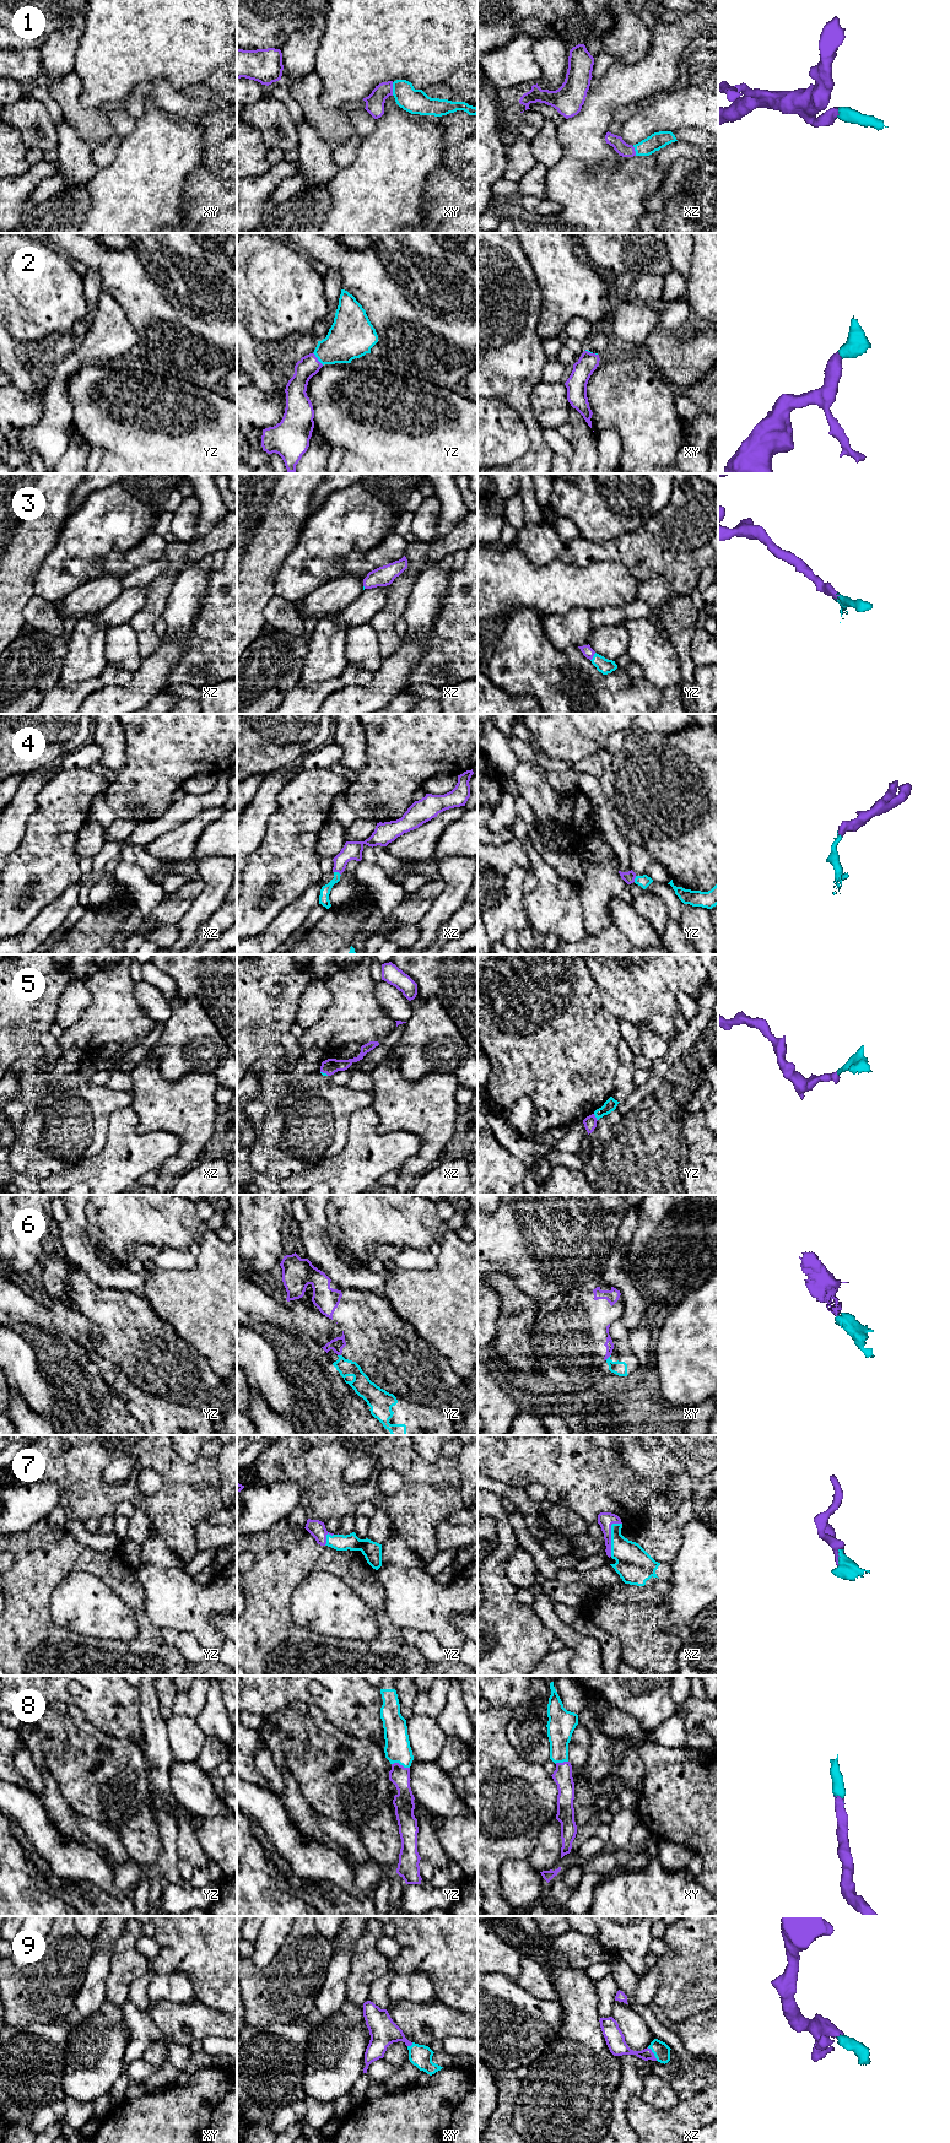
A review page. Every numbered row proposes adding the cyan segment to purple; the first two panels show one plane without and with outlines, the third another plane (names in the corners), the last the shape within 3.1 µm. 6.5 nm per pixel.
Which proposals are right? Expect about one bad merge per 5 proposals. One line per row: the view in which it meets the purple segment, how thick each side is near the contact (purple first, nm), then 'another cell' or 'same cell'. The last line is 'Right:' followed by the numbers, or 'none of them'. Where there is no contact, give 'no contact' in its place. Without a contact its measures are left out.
1: contact in xy; calibres 130 and 160 nm; same cell
2: contact in yz; calibres 140 and 280 nm; same cell
3: contact in yz; calibres 70 and 100 nm; same cell
4: contact in xz; calibres 130 and 70 nm; same cell
5: contact in yz; calibres 80 and 80 nm; same cell
6: contact in xy; calibres 60 and 100 nm; another cell
7: contact in xz; calibres 100 and 240 nm; same cell
8: contact in yz; calibres 130 and 170 nm; same cell
9: contact in xz; calibres 120 and 110 nm; same cell
Right: 1, 2, 3, 4, 5, 7, 8, 9

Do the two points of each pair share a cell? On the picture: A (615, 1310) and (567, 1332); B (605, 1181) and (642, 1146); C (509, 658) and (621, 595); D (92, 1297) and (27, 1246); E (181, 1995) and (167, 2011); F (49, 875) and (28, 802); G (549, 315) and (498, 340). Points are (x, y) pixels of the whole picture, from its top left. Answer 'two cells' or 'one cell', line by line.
A: one cell
B: one cell
C: two cells
D: two cells
E: two cells
F: two cells
G: two cells

